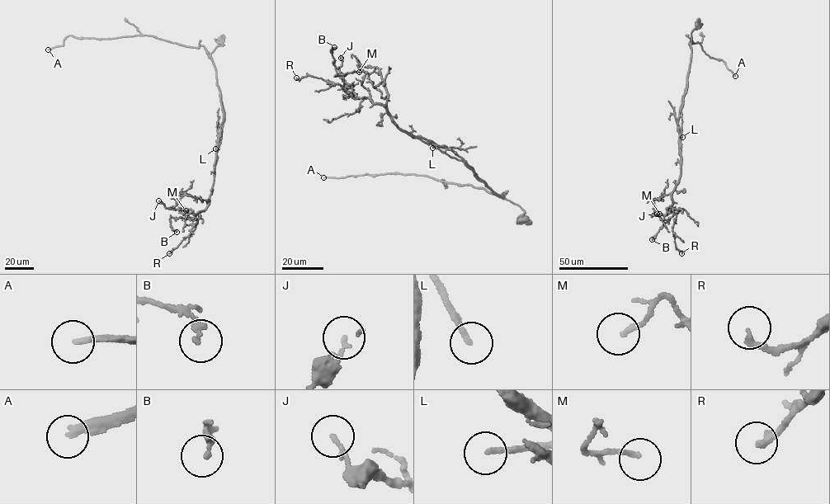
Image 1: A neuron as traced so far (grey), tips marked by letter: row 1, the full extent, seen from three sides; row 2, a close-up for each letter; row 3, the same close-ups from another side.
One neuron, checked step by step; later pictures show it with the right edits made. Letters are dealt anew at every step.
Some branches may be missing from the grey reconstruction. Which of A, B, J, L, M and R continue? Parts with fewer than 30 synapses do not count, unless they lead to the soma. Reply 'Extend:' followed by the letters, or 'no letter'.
Extend: A, L

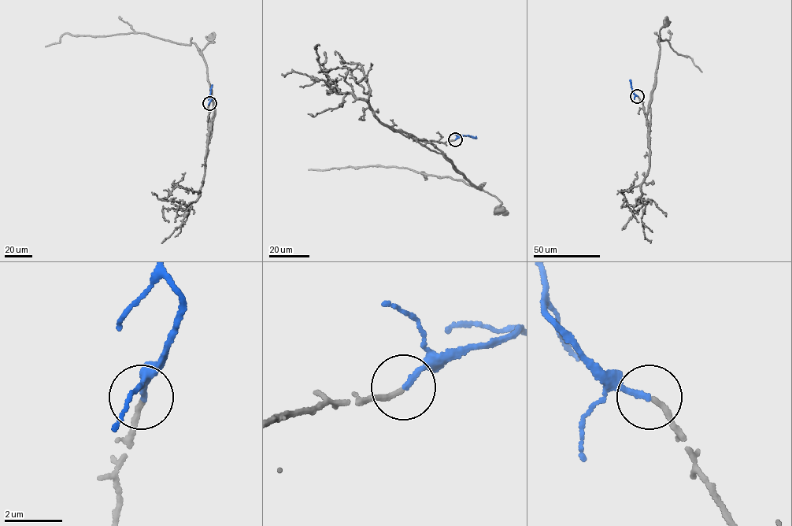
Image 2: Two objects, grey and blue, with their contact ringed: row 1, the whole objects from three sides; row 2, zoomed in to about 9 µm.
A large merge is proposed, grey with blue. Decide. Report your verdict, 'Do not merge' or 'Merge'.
Merge

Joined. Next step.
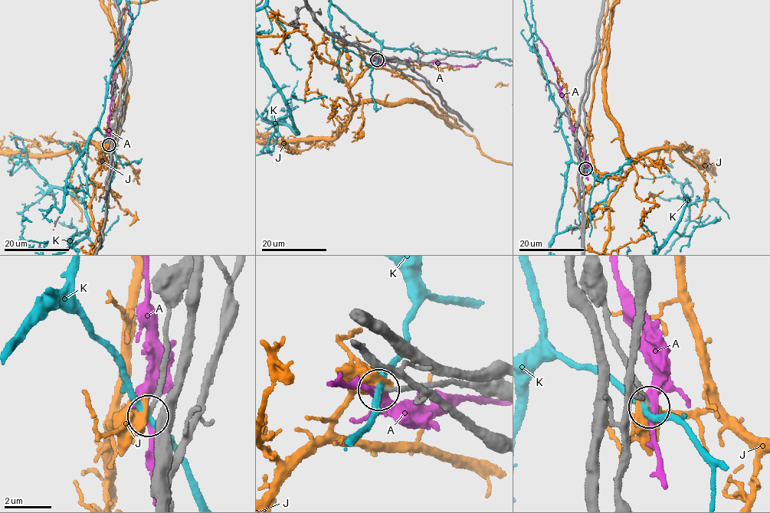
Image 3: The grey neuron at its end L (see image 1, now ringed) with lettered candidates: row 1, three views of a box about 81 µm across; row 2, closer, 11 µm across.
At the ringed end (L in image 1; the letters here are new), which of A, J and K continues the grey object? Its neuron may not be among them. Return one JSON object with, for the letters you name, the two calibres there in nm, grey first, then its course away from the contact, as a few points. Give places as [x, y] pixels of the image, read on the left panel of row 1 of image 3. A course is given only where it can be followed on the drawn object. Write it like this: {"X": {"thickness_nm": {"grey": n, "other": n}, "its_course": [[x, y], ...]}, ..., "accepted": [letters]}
{"accepted": []}

